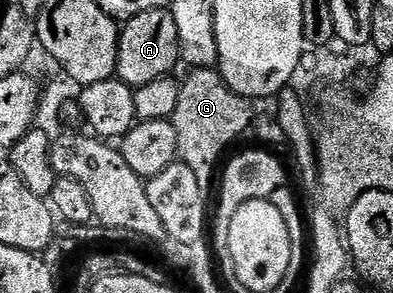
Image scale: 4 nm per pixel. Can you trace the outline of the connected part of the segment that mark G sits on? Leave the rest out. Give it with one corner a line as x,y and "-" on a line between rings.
196,69
191,74
188,80
185,78
180,84
178,109
174,109
171,120
174,133
178,133
179,162
194,169
198,185
204,196
208,197
214,191
214,180
217,178
218,164
221,162
220,154
235,139
239,140
243,136
244,130
250,125
254,111
253,108
248,108
251,107
249,100
228,88
219,70

